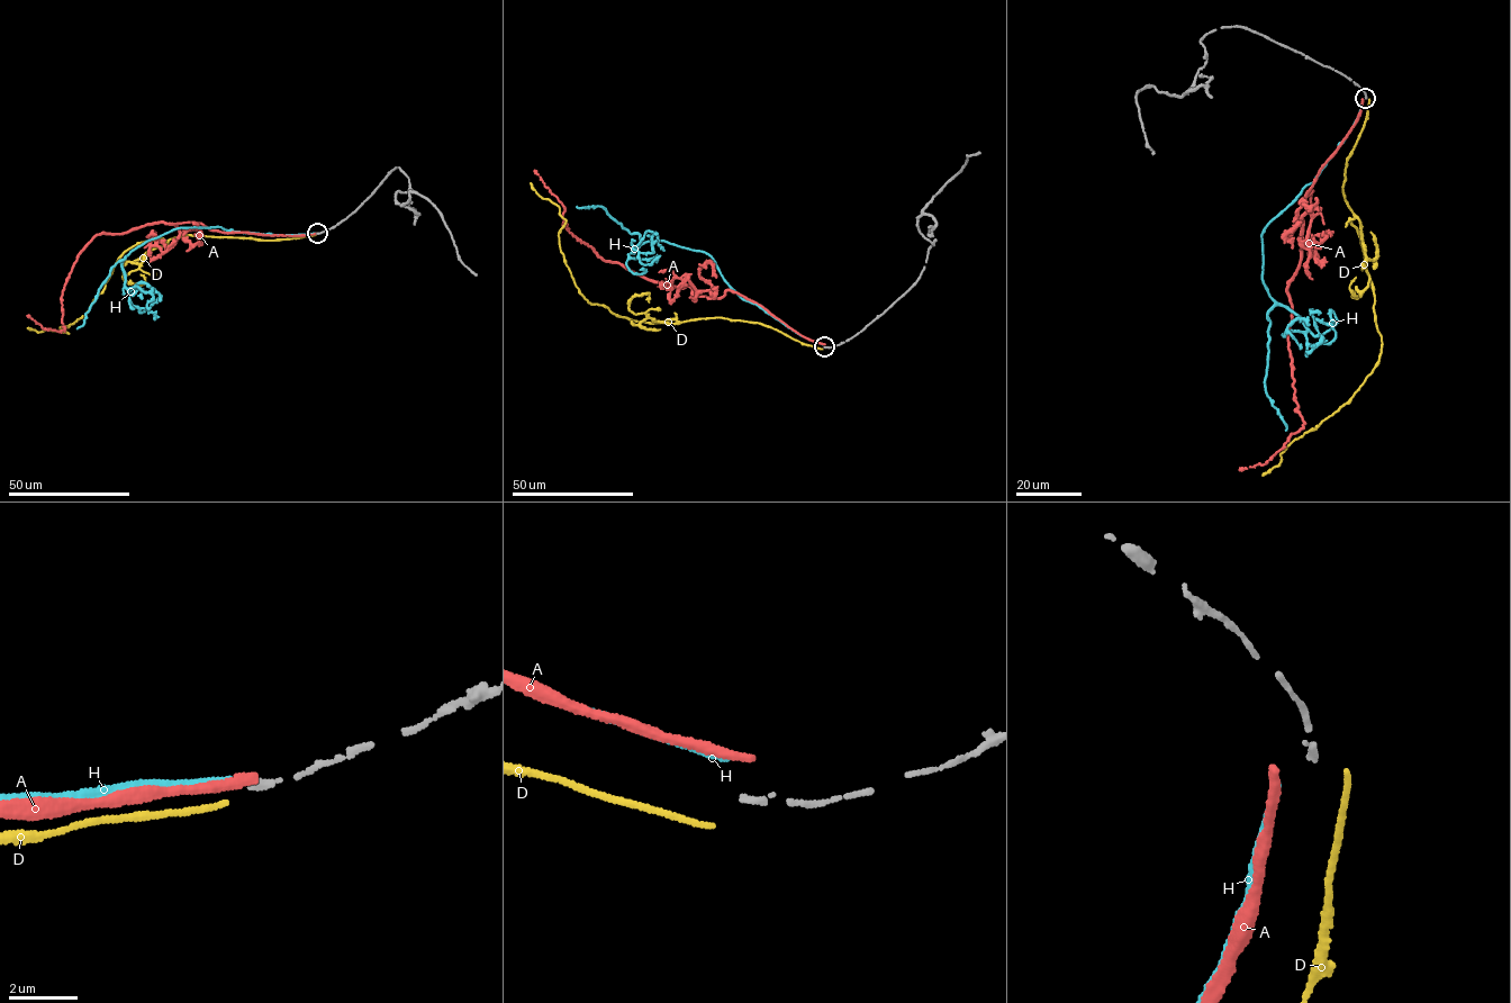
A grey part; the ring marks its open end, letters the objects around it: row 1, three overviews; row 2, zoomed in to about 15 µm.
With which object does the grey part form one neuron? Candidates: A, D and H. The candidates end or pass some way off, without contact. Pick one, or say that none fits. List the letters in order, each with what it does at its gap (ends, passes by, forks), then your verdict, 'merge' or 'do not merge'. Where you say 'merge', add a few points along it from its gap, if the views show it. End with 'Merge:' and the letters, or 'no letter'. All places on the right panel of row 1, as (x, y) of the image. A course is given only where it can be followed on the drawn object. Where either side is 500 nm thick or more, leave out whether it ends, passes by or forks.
A: it ends; do not merge
D: it ends; do not merge
H: it ends; do not merge
Merge: no letter

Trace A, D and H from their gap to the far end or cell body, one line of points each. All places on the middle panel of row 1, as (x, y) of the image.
A: (824, 344), (736, 292), (698, 297), (688, 287), (652, 282), (605, 260), (562, 225), (563, 206), (534, 170)
D: (822, 349), (757, 323), (638, 322), (593, 305), (560, 250), (560, 208), (531, 182)
H: (823, 344), (742, 299), (704, 252), (659, 241), (643, 242), (603, 206), (576, 206)

